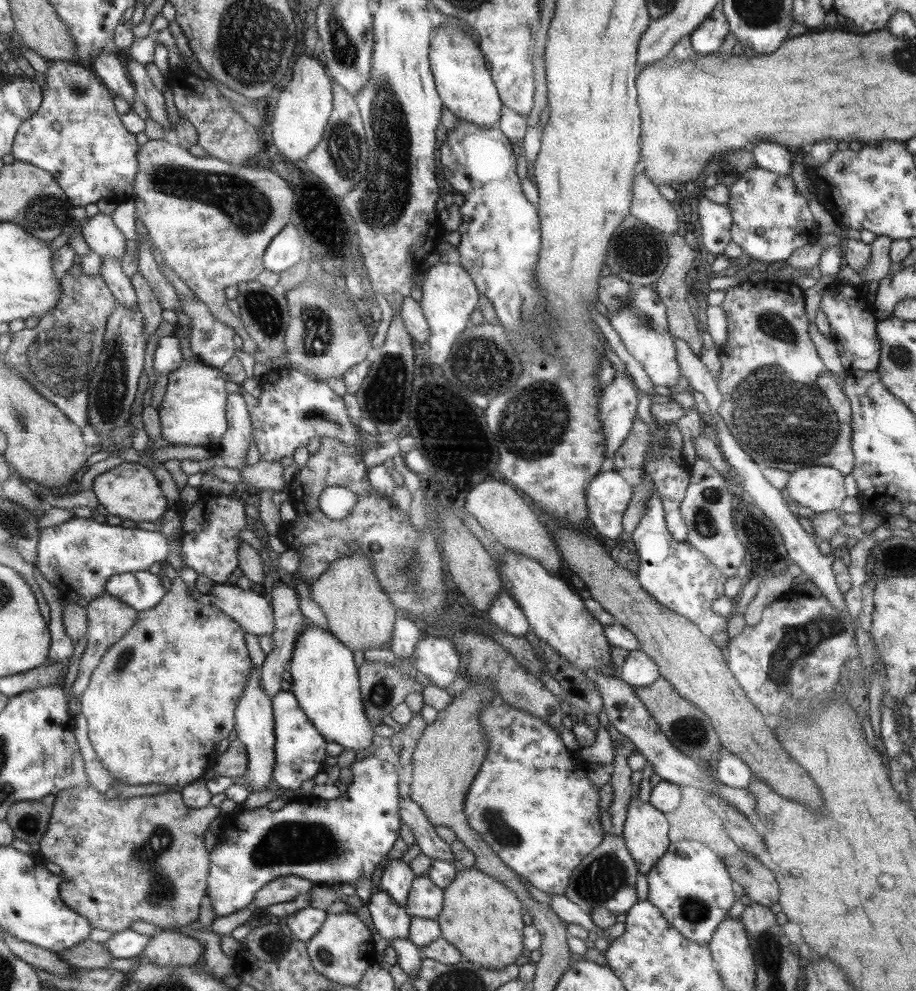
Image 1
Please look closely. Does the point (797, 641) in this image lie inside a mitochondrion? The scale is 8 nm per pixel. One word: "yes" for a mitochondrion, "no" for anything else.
yes

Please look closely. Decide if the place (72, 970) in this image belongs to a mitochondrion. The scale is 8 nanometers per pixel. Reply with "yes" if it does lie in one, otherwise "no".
no

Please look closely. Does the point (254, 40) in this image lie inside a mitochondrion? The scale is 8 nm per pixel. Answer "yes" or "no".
yes

